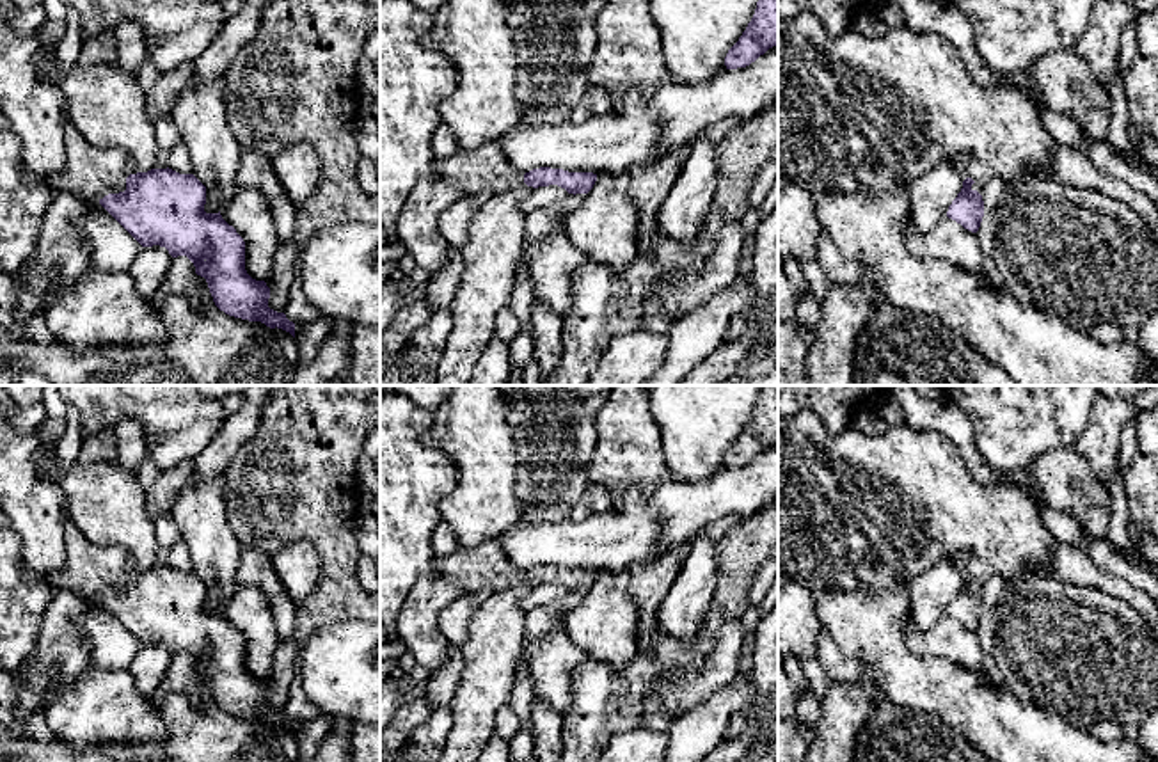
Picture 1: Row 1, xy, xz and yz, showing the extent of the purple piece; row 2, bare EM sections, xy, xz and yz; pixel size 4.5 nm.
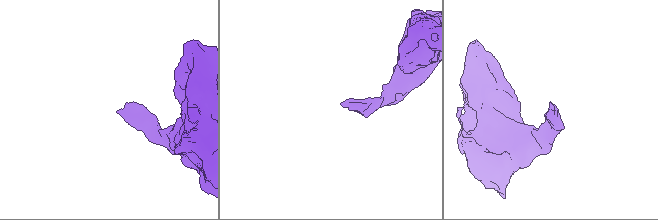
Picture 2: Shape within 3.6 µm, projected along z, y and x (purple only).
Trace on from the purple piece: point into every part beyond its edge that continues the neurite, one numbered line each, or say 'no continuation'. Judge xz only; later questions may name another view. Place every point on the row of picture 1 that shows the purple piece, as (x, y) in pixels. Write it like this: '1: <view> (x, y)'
1: xz (485, 169)

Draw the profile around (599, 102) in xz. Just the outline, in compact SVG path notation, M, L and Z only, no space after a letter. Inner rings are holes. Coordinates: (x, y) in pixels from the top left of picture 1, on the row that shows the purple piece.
M590 85L584 98L572 108L570 123L613 112L613 98L604 87Z

